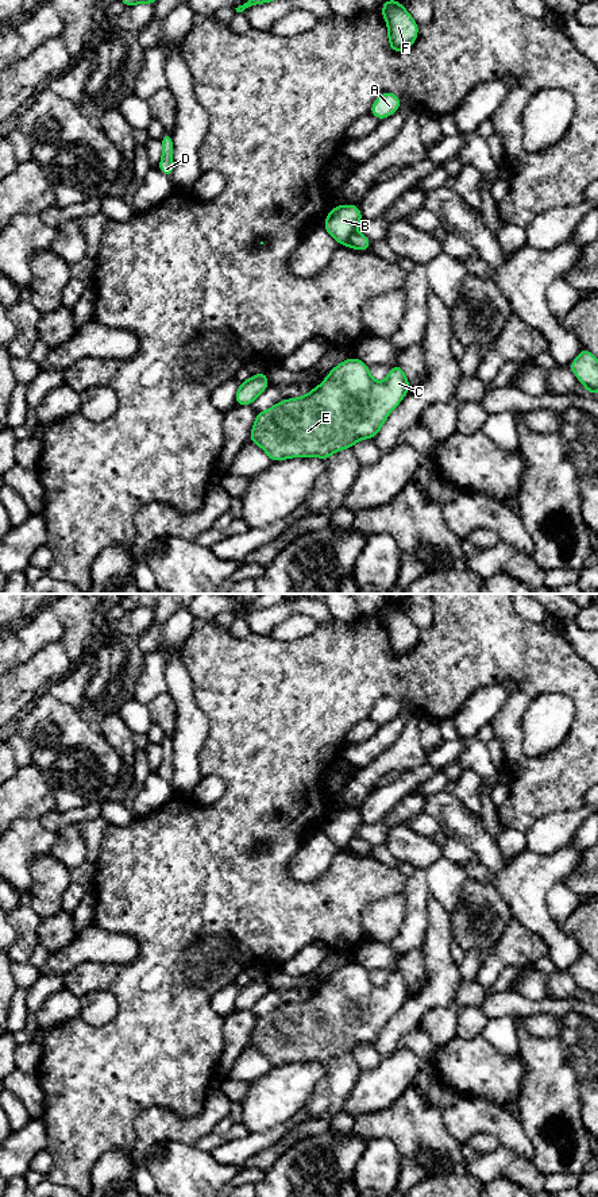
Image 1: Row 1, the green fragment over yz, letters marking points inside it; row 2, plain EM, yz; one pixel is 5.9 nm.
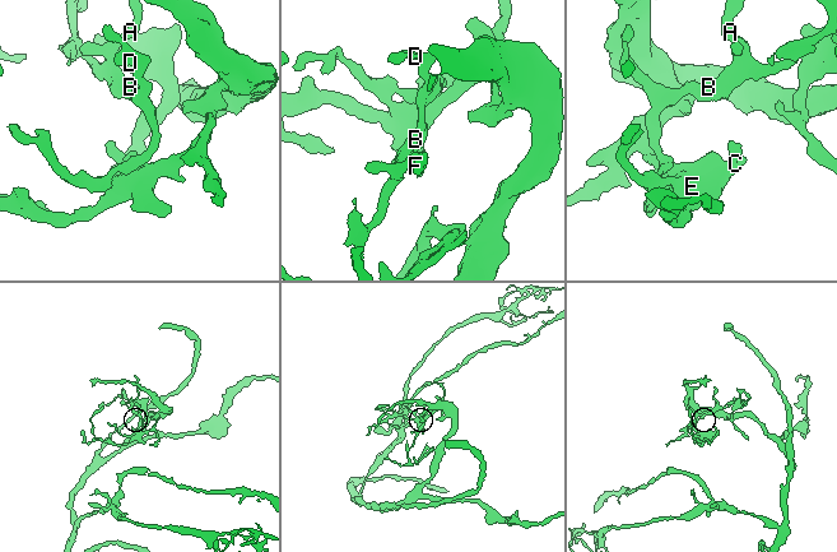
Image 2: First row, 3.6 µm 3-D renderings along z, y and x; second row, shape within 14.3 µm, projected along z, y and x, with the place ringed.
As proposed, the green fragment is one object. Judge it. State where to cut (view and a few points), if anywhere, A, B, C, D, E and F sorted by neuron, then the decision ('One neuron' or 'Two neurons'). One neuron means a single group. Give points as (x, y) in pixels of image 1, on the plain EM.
Split along yz (355, 836), (339, 848). Groups: A B F / C D E. Two neurons

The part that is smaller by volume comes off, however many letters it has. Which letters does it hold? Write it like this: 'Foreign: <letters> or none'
Foreign: A, B, F

